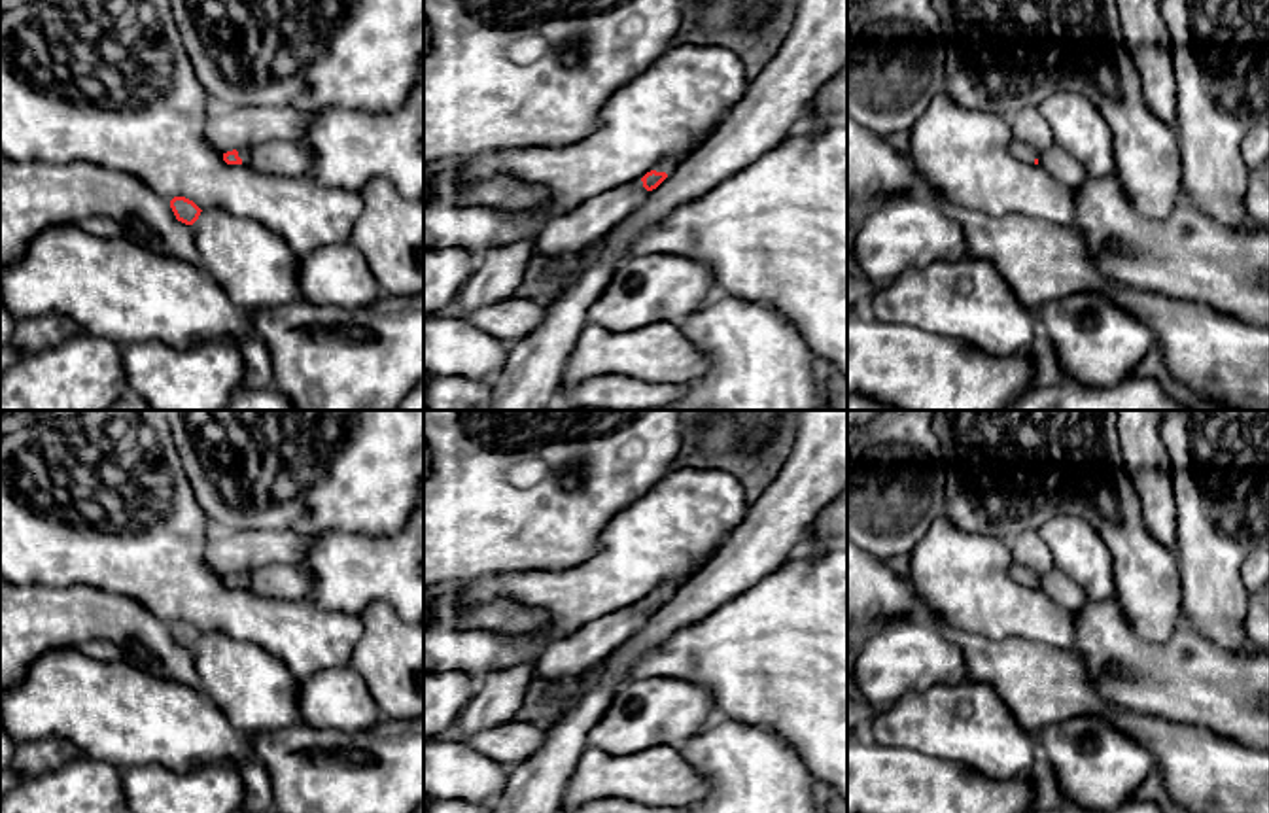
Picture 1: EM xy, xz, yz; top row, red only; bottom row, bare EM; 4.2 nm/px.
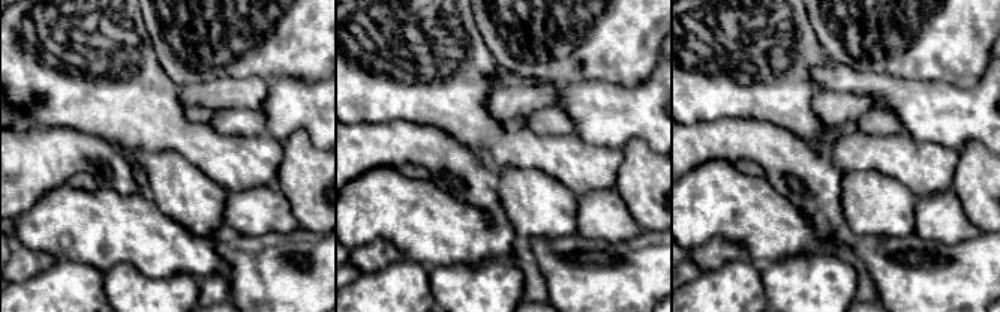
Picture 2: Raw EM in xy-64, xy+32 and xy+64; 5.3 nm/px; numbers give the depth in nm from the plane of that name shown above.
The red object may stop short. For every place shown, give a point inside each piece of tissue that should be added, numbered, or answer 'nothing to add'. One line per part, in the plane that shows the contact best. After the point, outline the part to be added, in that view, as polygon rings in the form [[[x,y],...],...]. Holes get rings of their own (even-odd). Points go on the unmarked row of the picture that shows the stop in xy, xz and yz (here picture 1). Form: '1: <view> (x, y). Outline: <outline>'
1: xz (672, 587). Outline: [[[669,580],[654,590],[656,596],[666,596],[668,599],[685,584],[685,580]]]

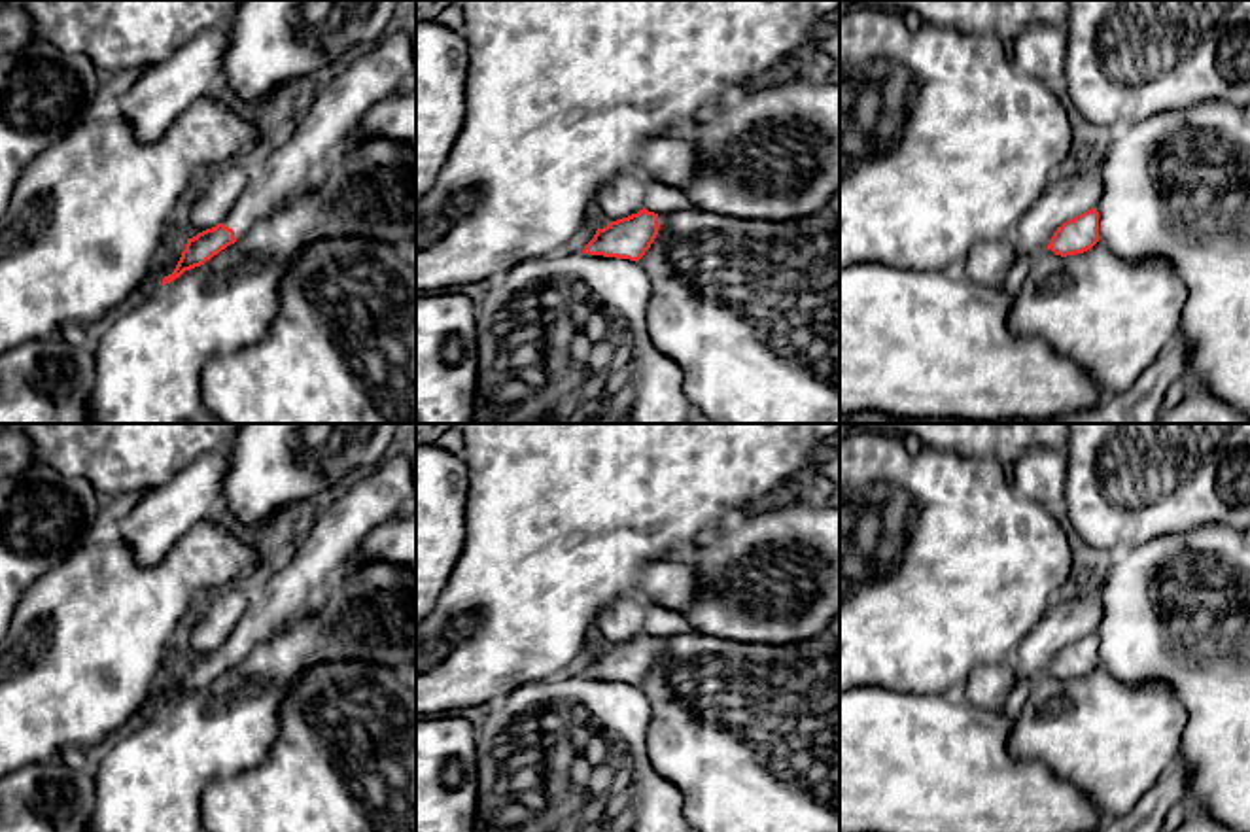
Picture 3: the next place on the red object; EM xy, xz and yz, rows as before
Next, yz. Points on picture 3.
nothing to add

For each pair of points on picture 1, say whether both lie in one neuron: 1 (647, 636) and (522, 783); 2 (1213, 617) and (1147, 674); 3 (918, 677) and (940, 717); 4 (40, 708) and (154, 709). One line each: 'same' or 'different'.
1: same
2: different
3: different
4: same

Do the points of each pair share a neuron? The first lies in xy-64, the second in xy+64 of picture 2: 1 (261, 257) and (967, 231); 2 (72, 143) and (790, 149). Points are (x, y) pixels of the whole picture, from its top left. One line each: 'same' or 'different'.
1: different
2: same

